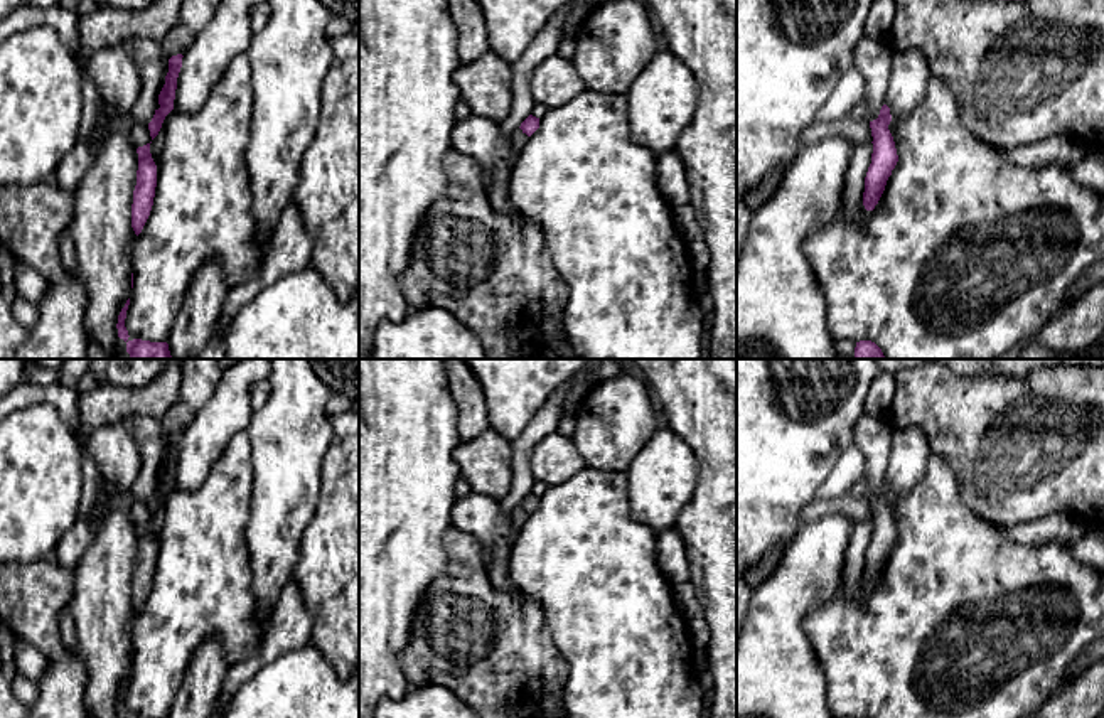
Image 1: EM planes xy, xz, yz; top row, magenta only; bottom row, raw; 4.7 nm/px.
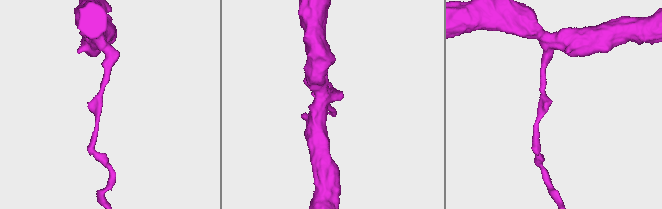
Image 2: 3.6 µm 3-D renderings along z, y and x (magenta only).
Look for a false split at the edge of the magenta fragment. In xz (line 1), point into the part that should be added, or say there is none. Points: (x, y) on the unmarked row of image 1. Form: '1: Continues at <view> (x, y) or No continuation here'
1: No continuation here

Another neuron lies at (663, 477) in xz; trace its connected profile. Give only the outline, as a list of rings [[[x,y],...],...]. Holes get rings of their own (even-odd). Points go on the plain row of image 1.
[[[659,428],[627,469],[630,517],[656,533],[674,528],[698,484],[693,450]]]

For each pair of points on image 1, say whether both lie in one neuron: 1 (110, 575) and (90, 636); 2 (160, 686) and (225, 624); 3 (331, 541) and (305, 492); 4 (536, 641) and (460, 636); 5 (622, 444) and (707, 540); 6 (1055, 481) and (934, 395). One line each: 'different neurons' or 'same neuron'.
1: same neuron
2: same neuron
3: different neurons
4: same neuron
5: different neurons
6: same neuron

